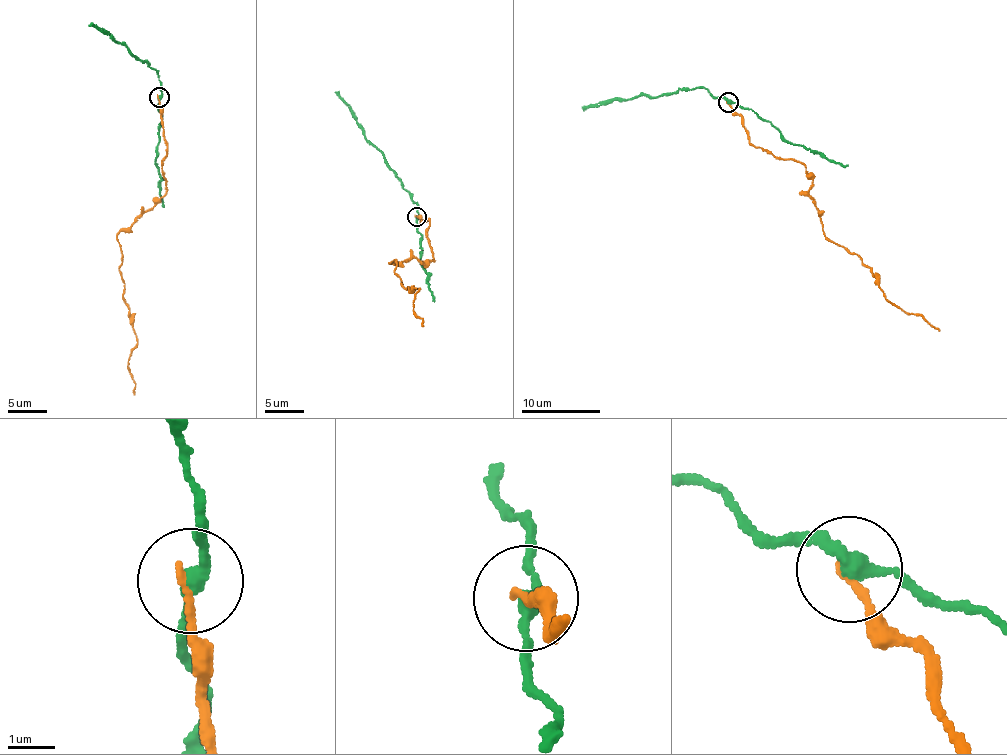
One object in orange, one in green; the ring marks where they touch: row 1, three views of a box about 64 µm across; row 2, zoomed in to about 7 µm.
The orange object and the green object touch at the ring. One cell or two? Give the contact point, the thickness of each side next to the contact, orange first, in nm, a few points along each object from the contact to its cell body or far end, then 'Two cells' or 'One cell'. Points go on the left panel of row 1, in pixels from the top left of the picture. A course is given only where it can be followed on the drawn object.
Place: (159, 97). Thickness 160 nm (orange) against 280 nm. Course of orange: (159, 97), (165, 192), (117, 240), (123, 298), (138, 342), (128, 366), (134, 395). Course of green: (159, 97), (161, 89), (157, 70), (116, 43), (104, 29), (88, 25). Two cells

